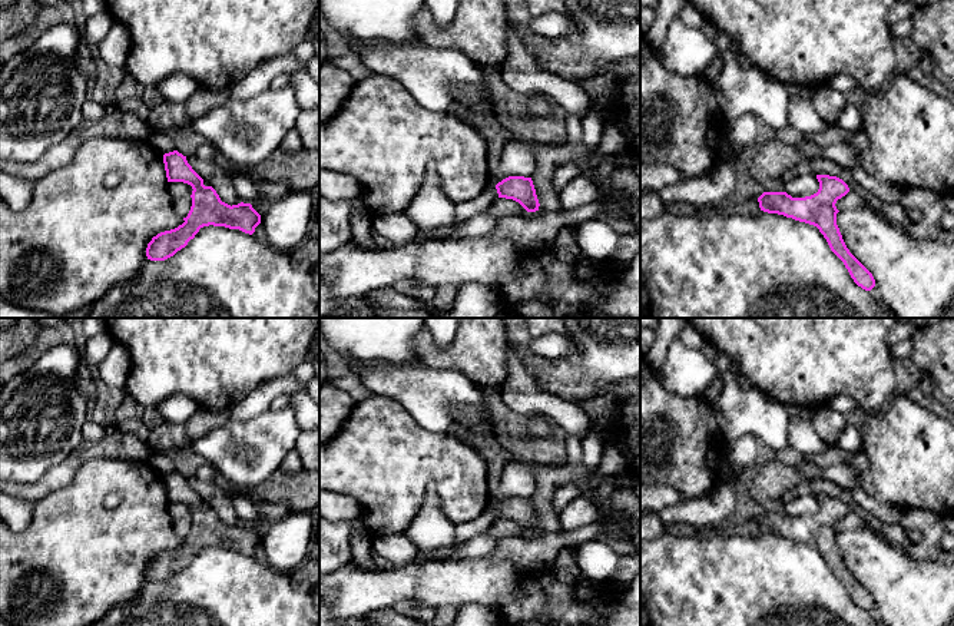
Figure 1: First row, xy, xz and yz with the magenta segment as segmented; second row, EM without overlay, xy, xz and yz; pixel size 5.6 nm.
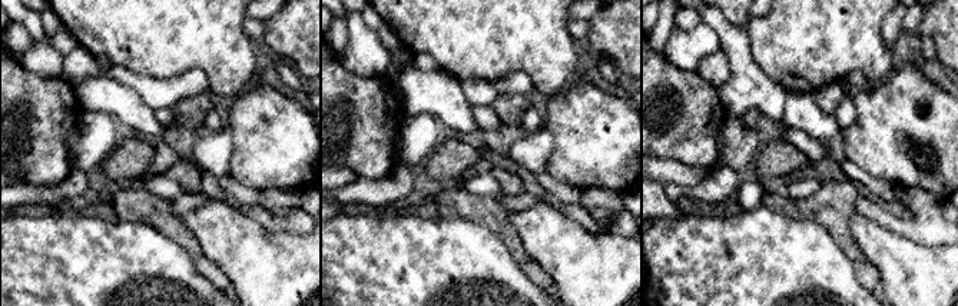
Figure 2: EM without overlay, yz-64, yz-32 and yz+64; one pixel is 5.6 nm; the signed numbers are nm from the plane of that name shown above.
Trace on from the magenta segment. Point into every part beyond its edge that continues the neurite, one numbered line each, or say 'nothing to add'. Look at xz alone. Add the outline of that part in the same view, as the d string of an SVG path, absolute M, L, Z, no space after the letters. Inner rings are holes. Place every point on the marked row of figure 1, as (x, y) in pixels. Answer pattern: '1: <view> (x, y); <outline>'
nothing to add

